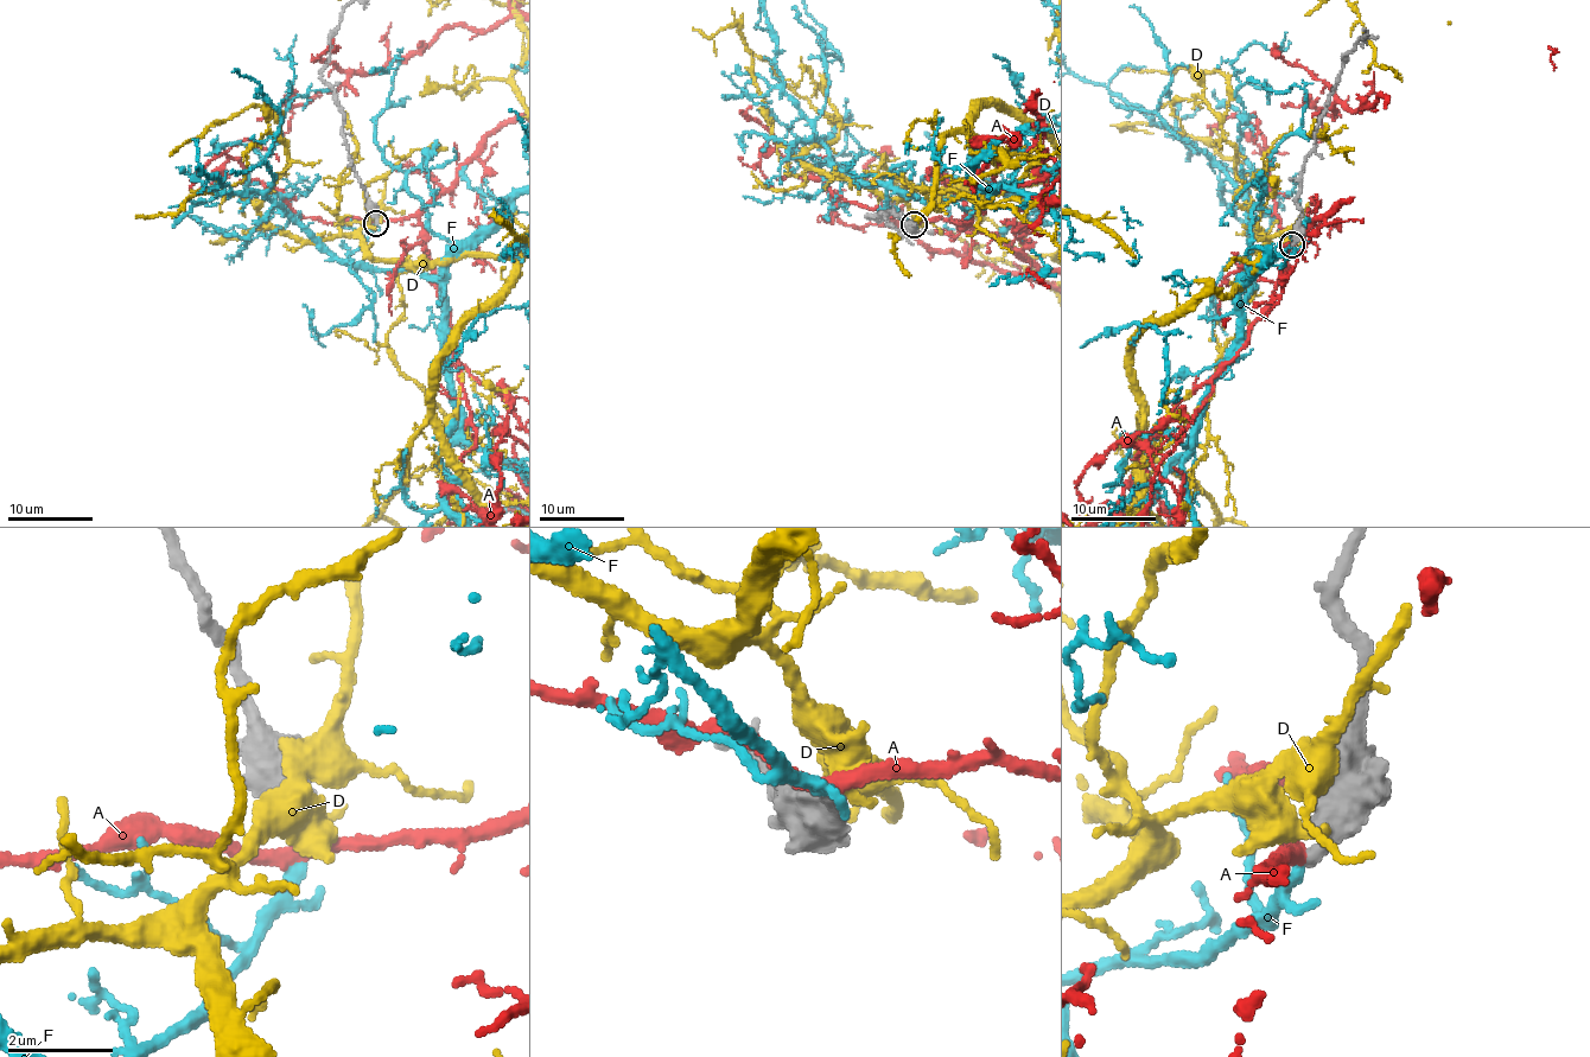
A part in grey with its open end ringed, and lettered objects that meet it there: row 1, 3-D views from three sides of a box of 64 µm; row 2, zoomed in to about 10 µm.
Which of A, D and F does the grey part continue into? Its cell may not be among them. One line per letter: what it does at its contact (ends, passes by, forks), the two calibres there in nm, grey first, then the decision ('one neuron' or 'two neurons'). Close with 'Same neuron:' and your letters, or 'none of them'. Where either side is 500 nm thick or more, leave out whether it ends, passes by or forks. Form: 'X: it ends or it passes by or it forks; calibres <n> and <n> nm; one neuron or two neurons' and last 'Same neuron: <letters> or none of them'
A: it passes by; calibres 440 and 260 nm; two neurons
D: calibres 650 and 360 nm; two neurons
F: it passes by; calibres 420 and 180 nm; one neuron
Same neuron: F

